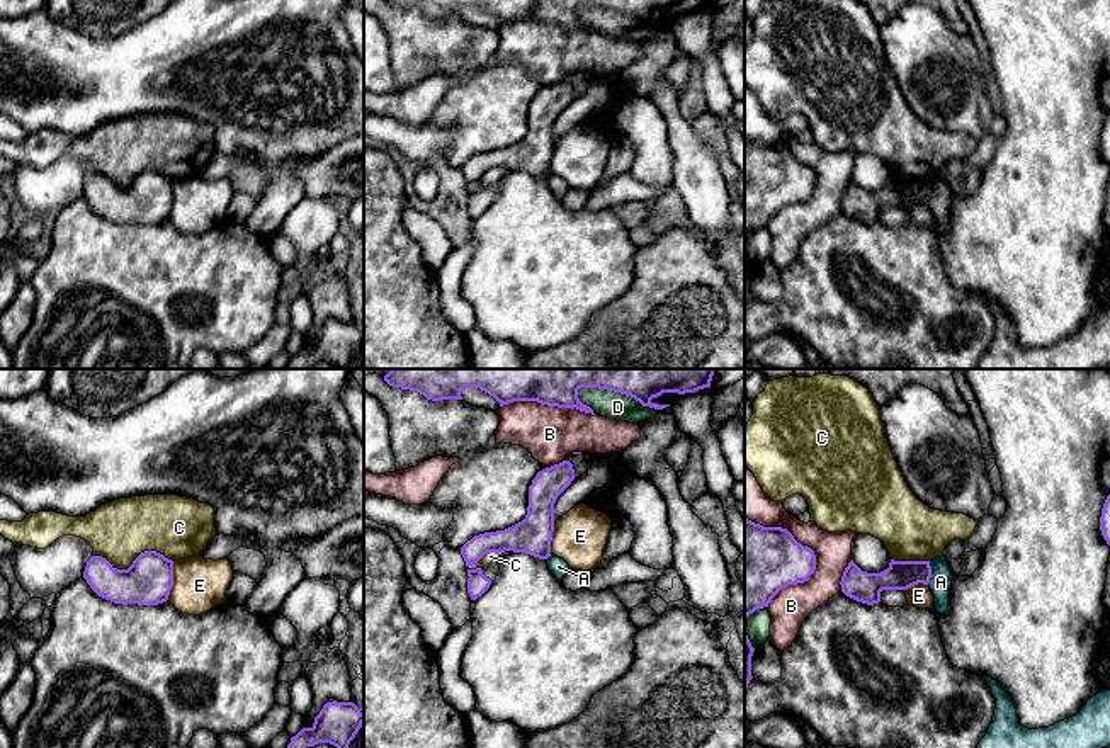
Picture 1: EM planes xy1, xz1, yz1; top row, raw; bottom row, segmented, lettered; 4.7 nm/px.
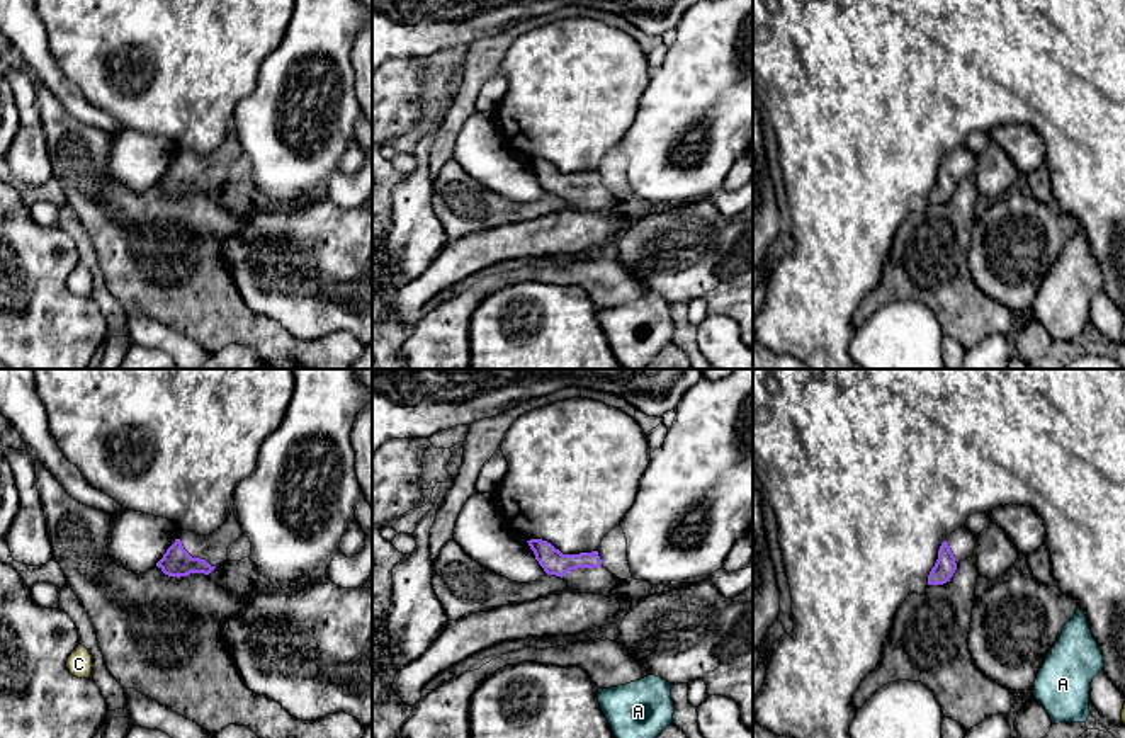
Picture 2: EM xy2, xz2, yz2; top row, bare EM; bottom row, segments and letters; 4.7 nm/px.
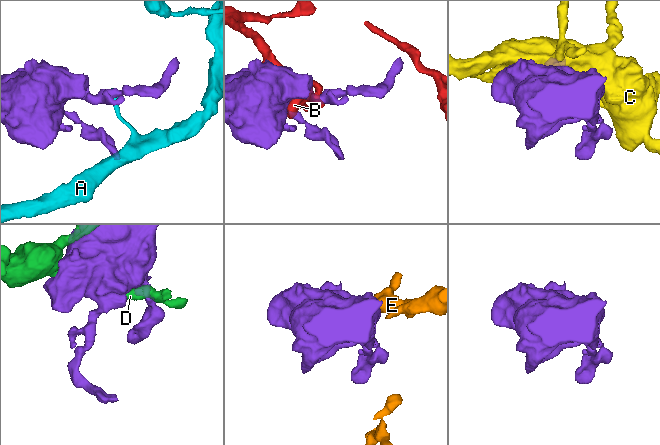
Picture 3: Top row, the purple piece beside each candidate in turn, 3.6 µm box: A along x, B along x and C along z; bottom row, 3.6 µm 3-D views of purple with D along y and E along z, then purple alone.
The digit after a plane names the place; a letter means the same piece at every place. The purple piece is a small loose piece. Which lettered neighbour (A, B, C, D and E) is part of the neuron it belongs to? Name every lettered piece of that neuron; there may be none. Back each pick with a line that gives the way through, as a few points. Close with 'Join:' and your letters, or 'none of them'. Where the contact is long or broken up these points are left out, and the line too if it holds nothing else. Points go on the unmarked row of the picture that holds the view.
Join: none of them

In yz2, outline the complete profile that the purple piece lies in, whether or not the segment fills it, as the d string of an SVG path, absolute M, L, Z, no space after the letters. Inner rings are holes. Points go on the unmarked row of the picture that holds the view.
M967 146L952 151L938 168L938 179L928 194L928 204L943 204L953 196L957 184L974 175L977 155Z

